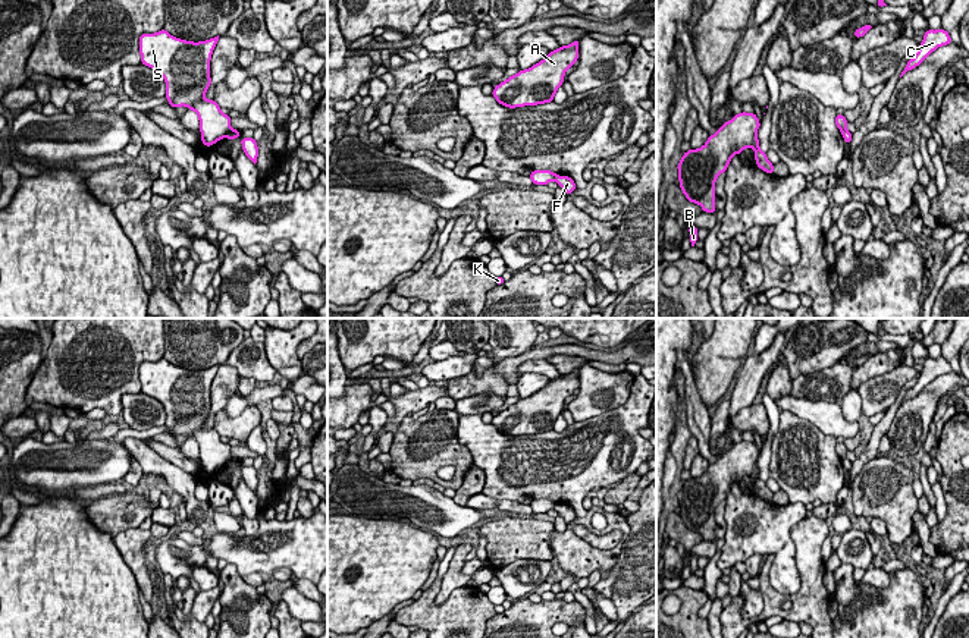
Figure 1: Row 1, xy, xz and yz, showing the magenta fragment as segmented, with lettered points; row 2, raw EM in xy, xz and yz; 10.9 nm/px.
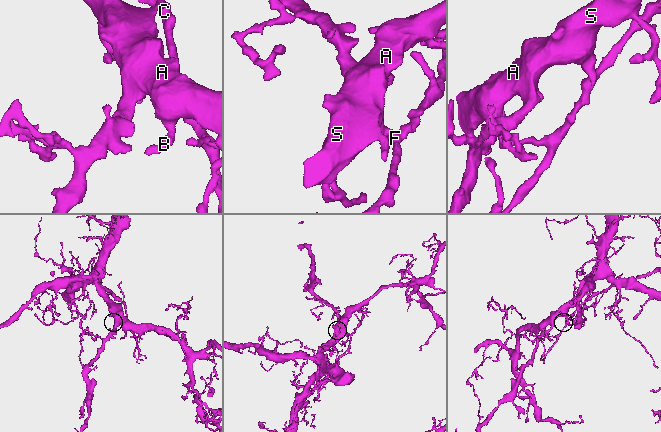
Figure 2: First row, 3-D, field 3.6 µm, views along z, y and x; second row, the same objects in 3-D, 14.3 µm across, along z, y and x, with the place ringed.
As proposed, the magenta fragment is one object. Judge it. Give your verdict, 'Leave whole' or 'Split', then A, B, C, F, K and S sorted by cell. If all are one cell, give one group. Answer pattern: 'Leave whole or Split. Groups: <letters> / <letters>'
Split. Groups: A B K S / C F

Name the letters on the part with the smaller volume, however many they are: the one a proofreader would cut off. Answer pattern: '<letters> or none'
C, F

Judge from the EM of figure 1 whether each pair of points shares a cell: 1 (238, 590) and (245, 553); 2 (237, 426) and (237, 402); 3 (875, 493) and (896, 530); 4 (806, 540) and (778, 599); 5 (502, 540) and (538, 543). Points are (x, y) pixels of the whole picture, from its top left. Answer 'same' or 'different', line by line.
1: different
2: different
3: same
4: same
5: same

